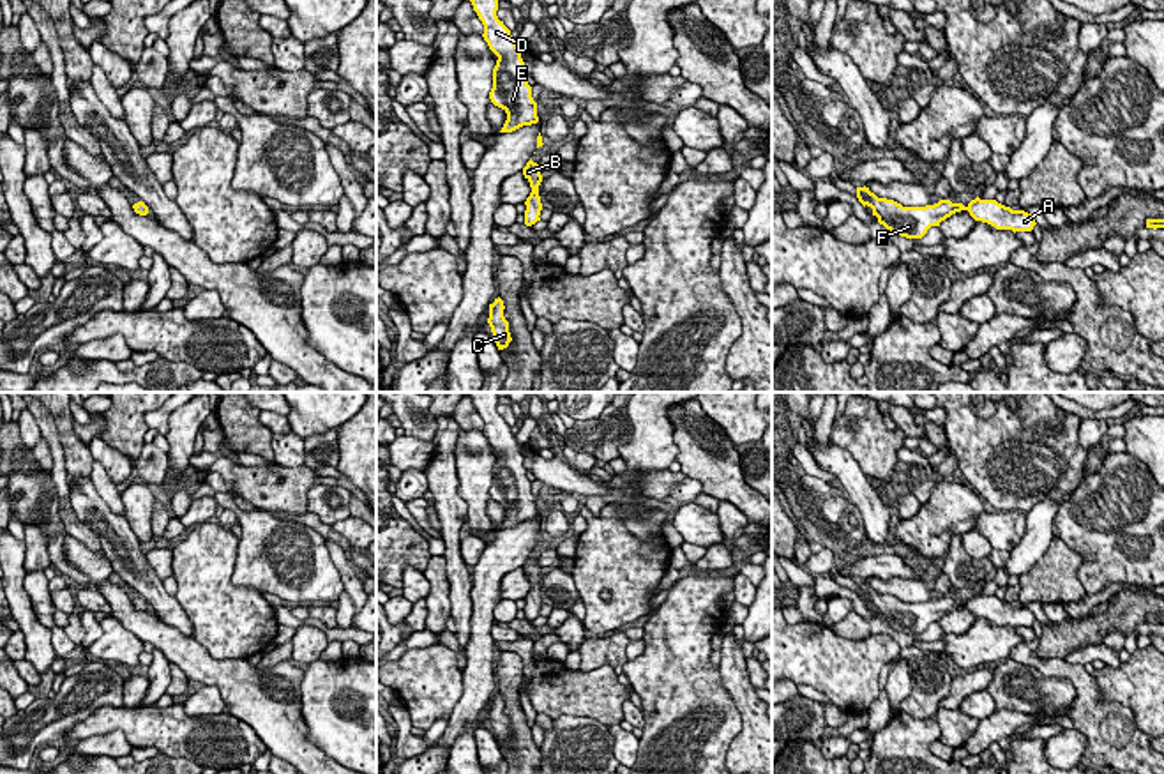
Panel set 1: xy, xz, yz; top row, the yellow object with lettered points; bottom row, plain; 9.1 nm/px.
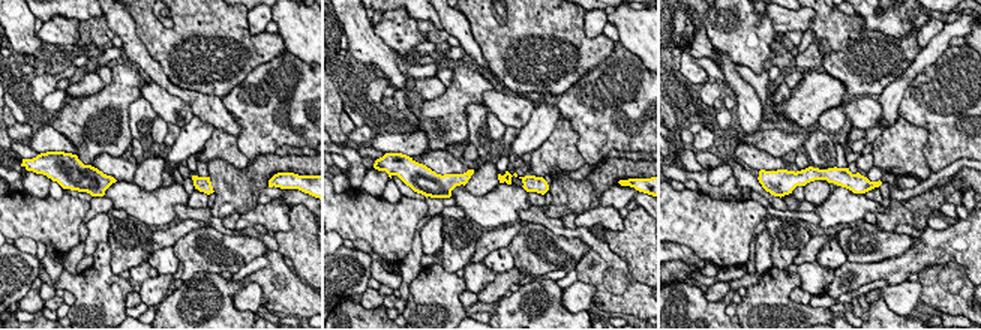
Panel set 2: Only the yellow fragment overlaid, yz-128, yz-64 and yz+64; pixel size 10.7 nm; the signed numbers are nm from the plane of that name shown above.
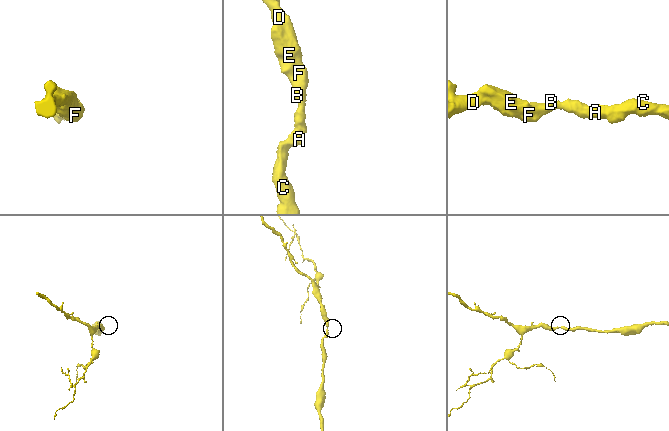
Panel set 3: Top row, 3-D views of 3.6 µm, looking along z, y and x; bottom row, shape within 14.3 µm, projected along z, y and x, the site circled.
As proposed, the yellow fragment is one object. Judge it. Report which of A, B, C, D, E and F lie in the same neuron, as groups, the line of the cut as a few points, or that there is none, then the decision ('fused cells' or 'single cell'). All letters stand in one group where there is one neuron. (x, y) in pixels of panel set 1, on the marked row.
groups A B C D E F; cut none; single cell

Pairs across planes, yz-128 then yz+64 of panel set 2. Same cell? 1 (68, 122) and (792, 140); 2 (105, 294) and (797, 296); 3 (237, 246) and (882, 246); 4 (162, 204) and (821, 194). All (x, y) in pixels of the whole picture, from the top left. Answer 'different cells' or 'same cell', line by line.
1: different cells
2: different cells
3: same cell
4: different cells

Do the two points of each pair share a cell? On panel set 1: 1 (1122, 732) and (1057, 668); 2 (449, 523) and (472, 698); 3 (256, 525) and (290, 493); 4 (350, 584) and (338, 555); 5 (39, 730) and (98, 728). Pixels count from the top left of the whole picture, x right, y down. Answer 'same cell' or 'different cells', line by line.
1: same cell
2: different cells
3: different cells
4: same cell
5: different cells

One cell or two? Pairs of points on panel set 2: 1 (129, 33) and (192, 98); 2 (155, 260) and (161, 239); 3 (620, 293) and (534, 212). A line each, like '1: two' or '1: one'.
1: one
2: two
3: one

